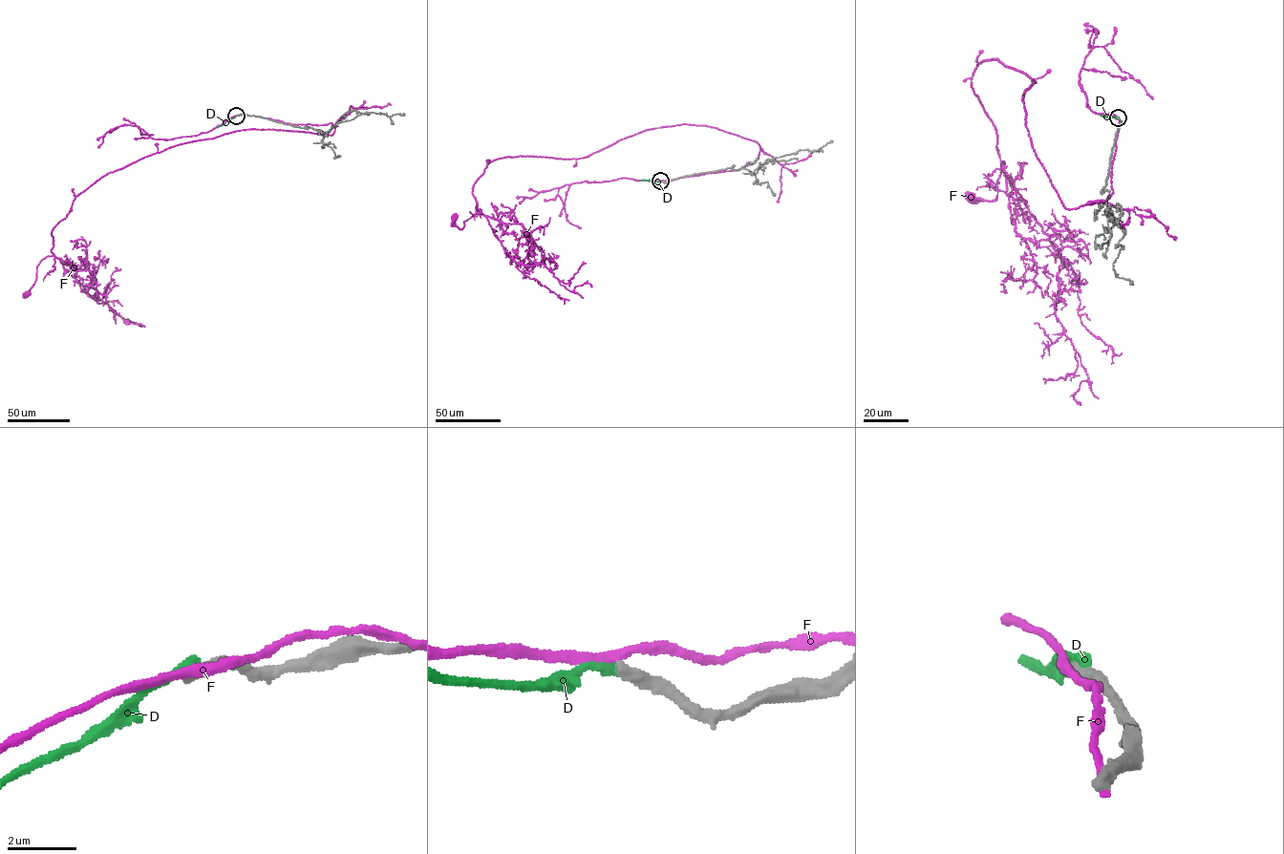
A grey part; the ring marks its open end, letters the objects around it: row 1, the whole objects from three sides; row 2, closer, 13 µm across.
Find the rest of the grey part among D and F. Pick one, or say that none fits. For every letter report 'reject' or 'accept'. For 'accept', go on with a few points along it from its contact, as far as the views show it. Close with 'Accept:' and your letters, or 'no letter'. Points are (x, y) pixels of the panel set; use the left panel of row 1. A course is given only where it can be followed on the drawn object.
D: reject
F: reject
Accept: no letter

